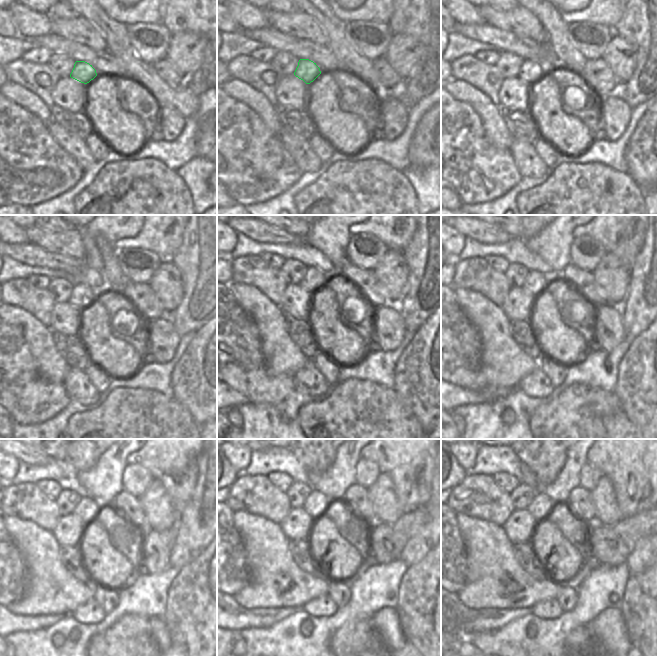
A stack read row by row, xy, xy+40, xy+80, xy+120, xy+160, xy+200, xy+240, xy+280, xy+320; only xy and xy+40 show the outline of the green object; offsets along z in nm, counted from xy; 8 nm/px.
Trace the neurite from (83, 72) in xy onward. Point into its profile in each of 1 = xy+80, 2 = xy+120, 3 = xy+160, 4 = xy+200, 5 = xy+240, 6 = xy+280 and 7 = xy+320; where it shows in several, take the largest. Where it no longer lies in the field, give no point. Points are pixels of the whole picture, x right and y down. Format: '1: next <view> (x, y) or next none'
1: next xy+80 (532, 70)
2: next xy+120 (81, 295)
3: next xy+160 (314, 280)
4: next xy+200 (536, 282)
5: next xy+240 (88, 508)
6: next xy+280 (316, 504)
7: next xy+320 (541, 507)

